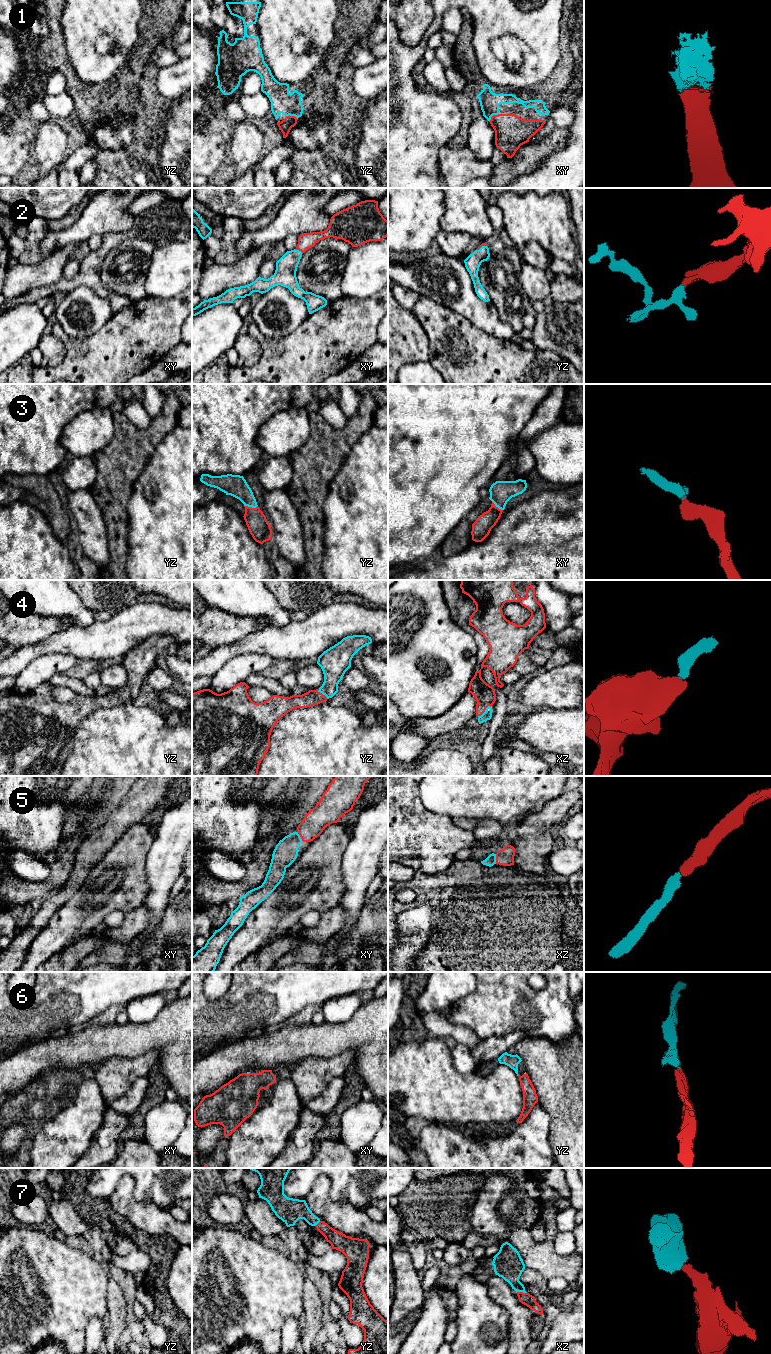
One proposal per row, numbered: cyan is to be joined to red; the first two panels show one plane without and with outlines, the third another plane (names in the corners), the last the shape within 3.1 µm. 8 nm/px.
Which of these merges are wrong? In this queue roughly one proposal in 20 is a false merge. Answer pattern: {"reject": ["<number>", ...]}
{"reject": []}

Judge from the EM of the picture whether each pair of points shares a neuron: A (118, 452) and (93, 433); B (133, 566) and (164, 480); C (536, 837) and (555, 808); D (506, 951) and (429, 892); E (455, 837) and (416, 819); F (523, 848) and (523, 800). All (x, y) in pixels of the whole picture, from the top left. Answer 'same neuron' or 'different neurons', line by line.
A: different neurons
B: same neuron
C: same neuron
D: same neuron
E: same neuron
F: different neurons

